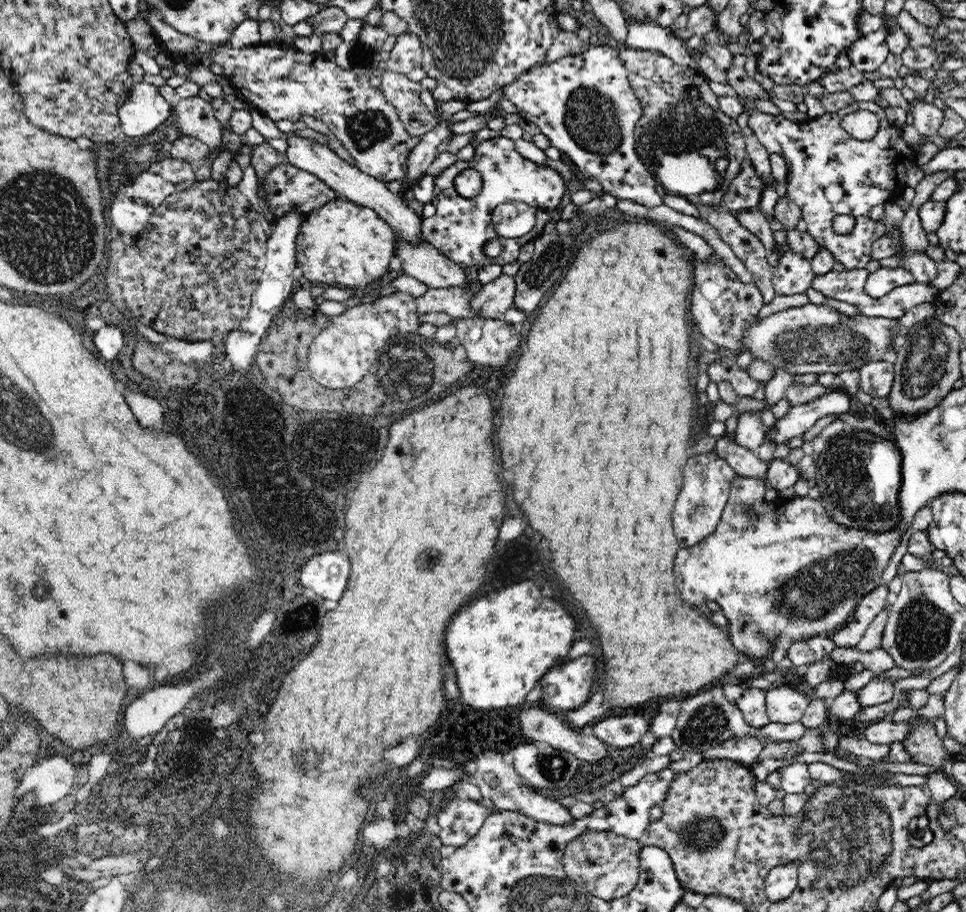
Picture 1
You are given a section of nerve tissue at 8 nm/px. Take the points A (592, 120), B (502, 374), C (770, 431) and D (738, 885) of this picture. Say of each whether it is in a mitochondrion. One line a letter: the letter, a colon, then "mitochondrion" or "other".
A: mitochondrion
B: other
C: other
D: other

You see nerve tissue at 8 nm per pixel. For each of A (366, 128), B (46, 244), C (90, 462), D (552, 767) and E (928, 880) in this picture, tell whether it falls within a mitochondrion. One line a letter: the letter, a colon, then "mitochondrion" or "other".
A: mitochondrion
B: mitochondrion
C: other
D: mitochondrion
E: other

